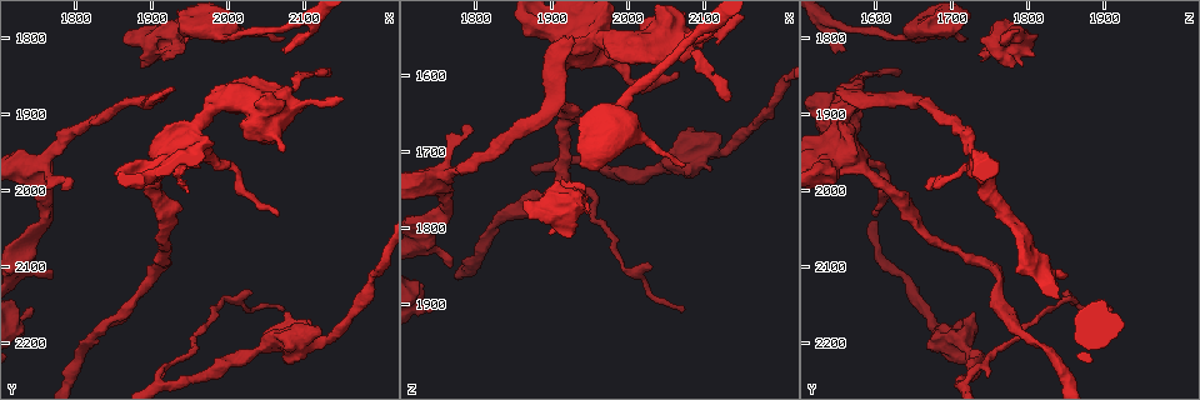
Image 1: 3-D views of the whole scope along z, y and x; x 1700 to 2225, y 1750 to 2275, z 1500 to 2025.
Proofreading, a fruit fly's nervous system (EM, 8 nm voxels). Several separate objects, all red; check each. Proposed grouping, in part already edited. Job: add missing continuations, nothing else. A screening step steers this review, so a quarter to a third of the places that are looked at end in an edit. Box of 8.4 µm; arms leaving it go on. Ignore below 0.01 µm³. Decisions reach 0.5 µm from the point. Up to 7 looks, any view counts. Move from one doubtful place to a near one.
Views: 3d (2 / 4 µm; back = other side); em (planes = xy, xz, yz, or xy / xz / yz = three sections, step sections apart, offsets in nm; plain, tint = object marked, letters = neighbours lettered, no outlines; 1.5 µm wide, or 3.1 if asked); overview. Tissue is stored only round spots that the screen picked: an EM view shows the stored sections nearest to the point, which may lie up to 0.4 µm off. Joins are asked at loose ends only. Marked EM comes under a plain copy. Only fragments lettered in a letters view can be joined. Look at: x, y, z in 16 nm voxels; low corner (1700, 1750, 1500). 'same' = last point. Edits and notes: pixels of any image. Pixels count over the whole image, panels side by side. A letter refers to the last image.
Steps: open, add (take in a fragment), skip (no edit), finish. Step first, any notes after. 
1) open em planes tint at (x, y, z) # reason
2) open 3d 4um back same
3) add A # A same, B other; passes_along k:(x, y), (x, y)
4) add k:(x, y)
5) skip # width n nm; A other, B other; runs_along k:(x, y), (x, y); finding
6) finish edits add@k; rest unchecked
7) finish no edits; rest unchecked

open 3d 4um at (2070, 1820, 1560) # free end

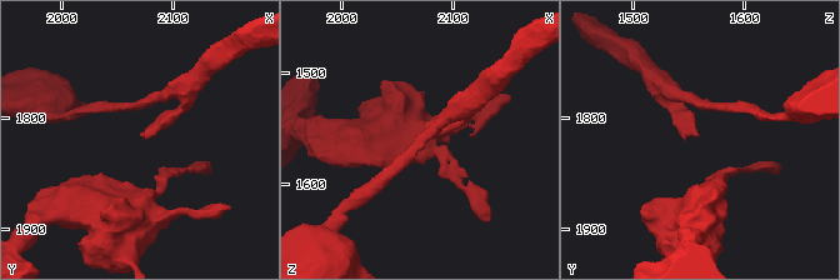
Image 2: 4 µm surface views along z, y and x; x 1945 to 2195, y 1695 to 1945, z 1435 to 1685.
open em xy step 8 tint at (2072, 1818, 1558)

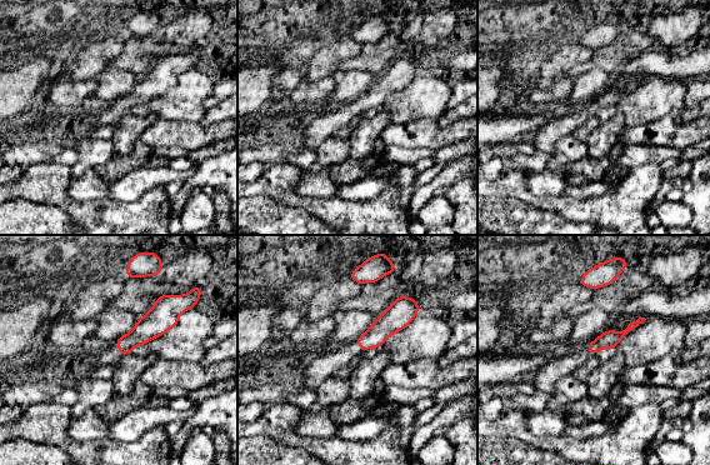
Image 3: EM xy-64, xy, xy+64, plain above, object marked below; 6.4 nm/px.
open em yz step 8 letters same

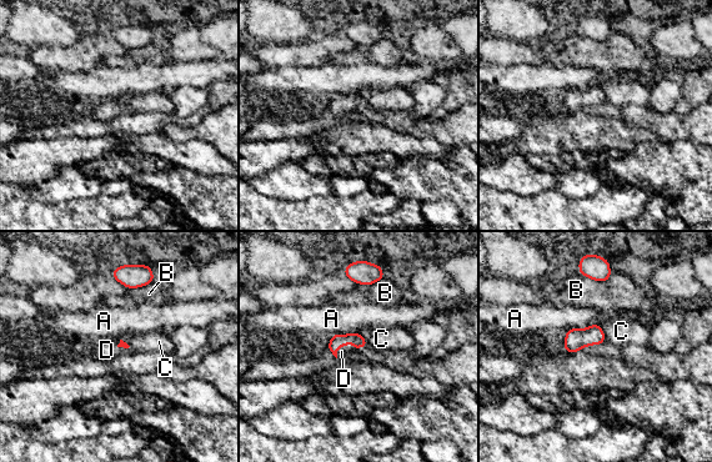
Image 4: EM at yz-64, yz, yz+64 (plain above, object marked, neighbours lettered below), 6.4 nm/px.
add D # longest_contact A 220 nm; A other, B other, C other, D same; passes_along 4:(337, 340), (340, 345), (341, 351); it goes on there

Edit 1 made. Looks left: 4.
open em planes tint at (1890, 1835, 1790) # an open end

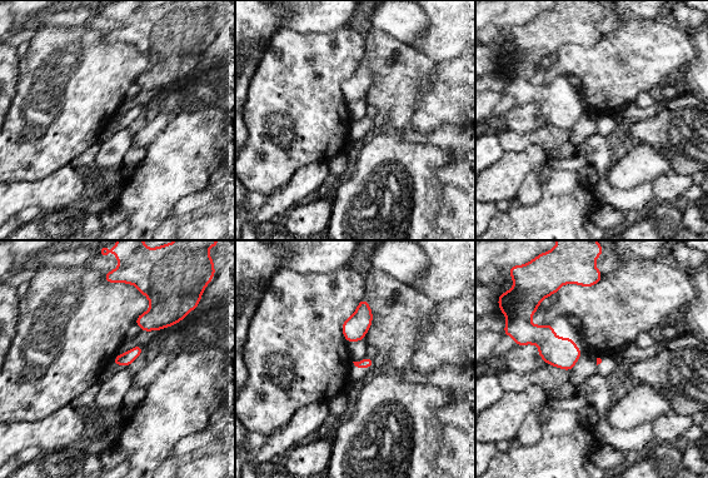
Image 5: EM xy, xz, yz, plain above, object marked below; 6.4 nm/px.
open em planes letters same

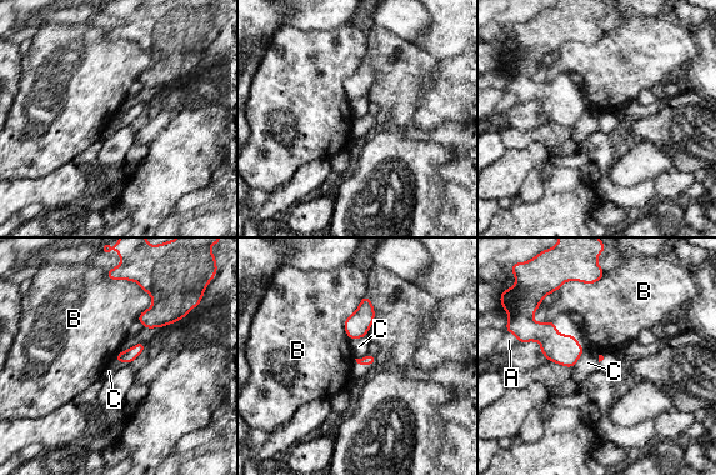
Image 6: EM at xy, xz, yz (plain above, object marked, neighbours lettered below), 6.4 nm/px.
skip # A other, B other, C other; border 6:(585, 349), (572, 368); none of them fits

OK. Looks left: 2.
finish edits add@4; rest unchecked

